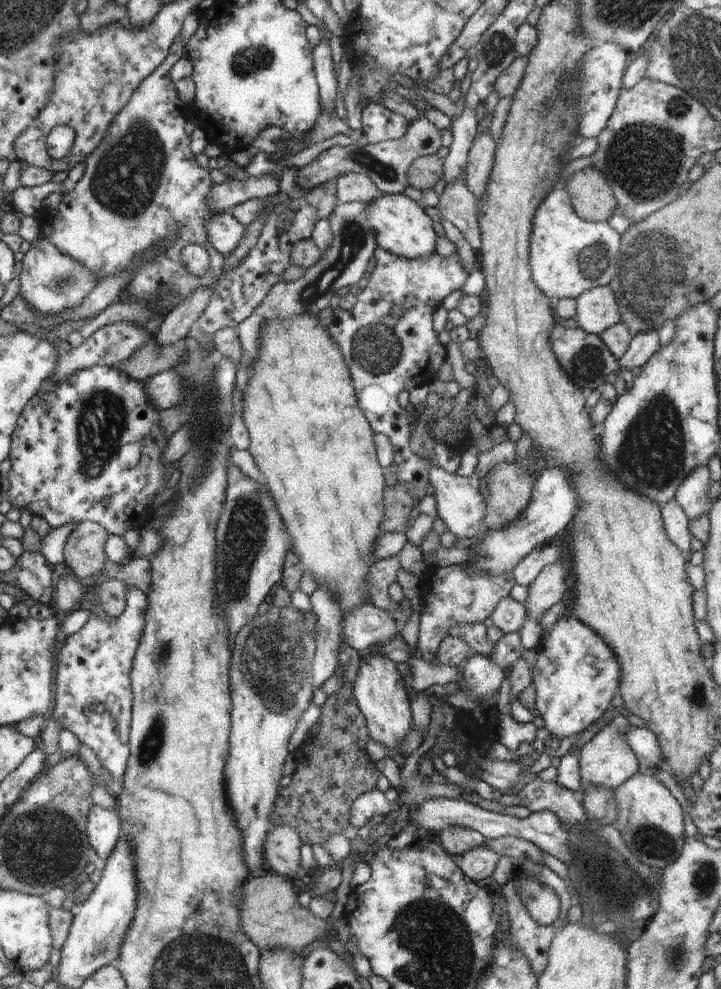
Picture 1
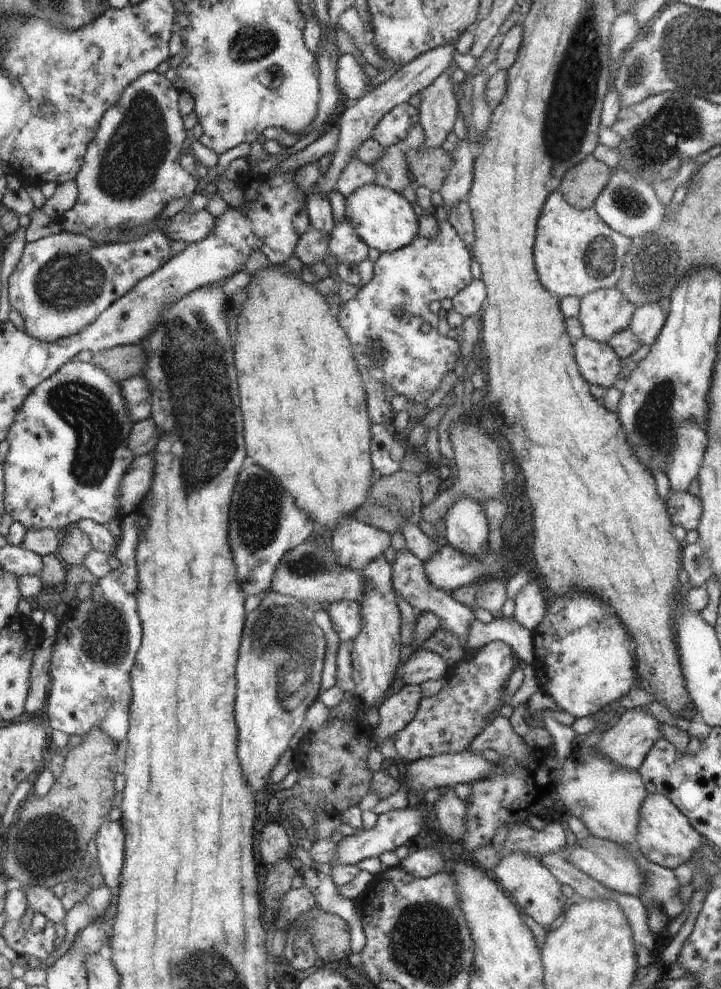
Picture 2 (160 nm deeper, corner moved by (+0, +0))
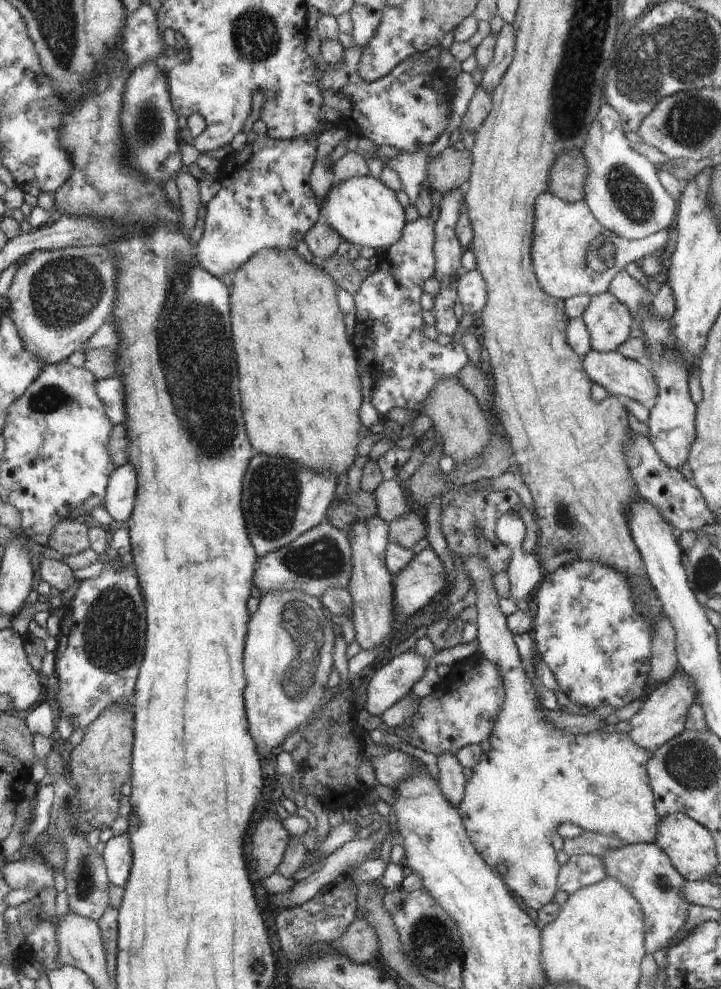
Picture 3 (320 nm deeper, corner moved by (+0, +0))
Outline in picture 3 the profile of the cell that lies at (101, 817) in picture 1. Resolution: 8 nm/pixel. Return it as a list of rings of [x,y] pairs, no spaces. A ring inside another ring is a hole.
[[[114,834],[108,842],[101,844],[99,851],[110,883],[124,888],[128,884],[132,867],[132,850],[128,834]]]

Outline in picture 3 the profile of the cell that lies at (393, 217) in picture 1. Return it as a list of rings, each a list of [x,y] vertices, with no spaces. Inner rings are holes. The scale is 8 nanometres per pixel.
[[[369,174],[366,177],[336,182],[322,200],[319,212],[321,221],[336,230],[342,239],[379,252],[382,247],[390,247],[400,241],[402,230],[407,224],[404,209],[396,193],[387,188],[380,179]]]

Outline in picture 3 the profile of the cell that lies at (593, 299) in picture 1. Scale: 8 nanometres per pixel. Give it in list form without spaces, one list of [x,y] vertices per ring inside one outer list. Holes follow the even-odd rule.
[[[606,292],[600,295],[594,295],[590,298],[588,308],[584,310],[581,317],[589,333],[590,345],[597,352],[615,352],[630,337],[631,327],[633,325],[632,312],[624,302],[612,296],[612,292]]]

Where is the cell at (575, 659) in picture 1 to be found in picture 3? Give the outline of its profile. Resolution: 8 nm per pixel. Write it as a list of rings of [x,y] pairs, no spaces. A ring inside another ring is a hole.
[[[576,560],[550,574],[545,573],[534,595],[536,617],[528,638],[532,639],[536,653],[556,678],[560,691],[566,693],[571,702],[594,709],[604,705],[618,708],[627,706],[645,694],[653,634],[648,620],[640,614],[640,608],[634,601],[628,576],[622,576],[612,566],[604,566],[596,560]]]

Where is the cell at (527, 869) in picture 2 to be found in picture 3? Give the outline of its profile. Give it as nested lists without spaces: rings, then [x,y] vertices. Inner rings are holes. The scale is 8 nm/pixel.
[[[476,552],[466,562],[462,560],[462,563],[472,588],[476,591],[473,606],[477,608],[476,640],[480,647],[479,653],[500,670],[506,696],[502,712],[496,718],[494,730],[488,738],[492,748],[482,754],[480,762],[472,769],[472,776],[466,782],[464,798],[459,806],[459,816],[478,856],[494,870],[496,866],[504,864],[508,873],[502,878],[507,888],[516,898],[522,898],[528,908],[538,911],[553,902],[559,890],[556,884],[560,865],[551,840],[560,824],[572,822],[587,832],[604,834],[608,838],[618,836],[625,845],[653,843],[659,817],[645,768],[653,752],[644,752],[640,746],[636,748],[628,734],[607,737],[602,733],[589,733],[578,736],[574,729],[564,732],[556,726],[552,728],[544,720],[532,683],[522,668],[516,648],[517,638],[508,629],[507,616],[499,608],[499,596],[493,583],[494,575],[486,564],[484,554]]]

